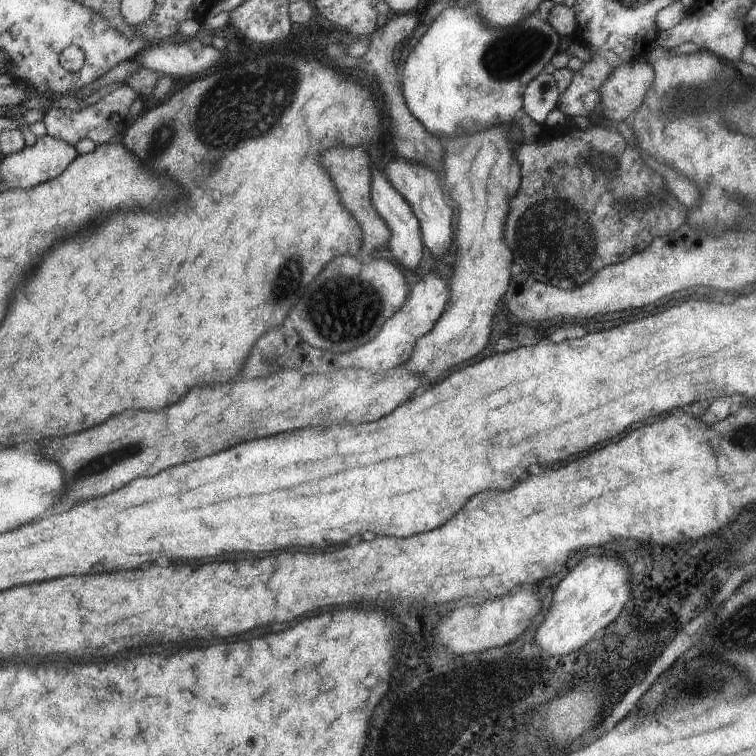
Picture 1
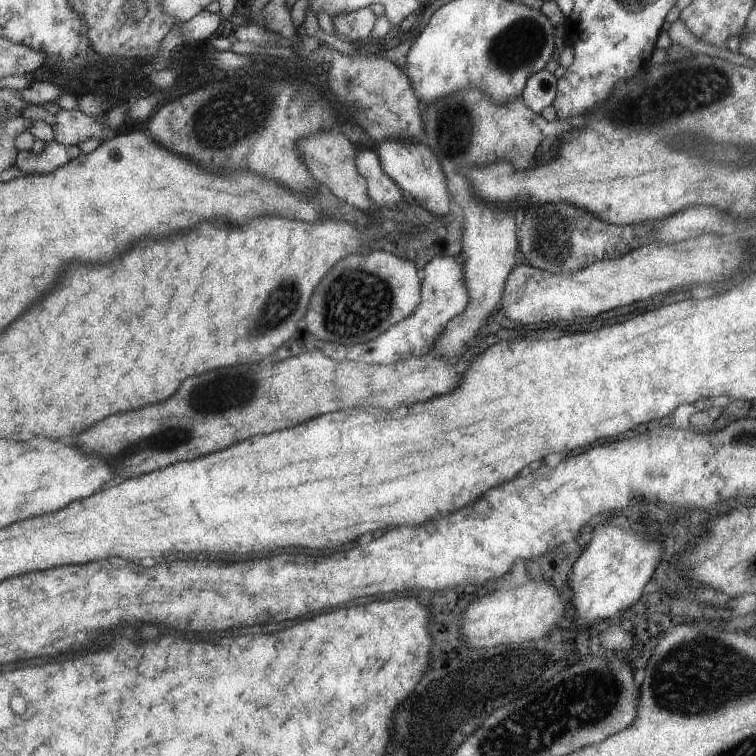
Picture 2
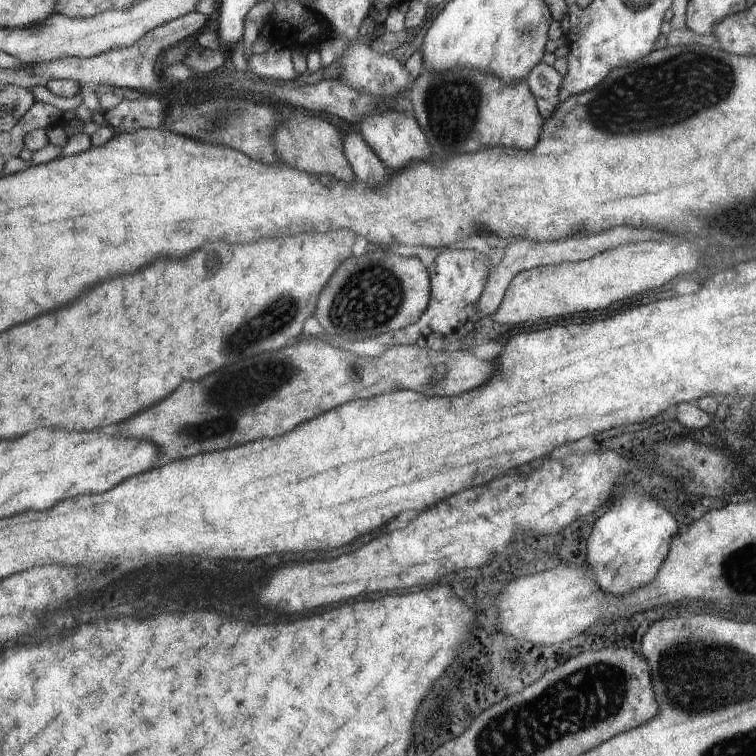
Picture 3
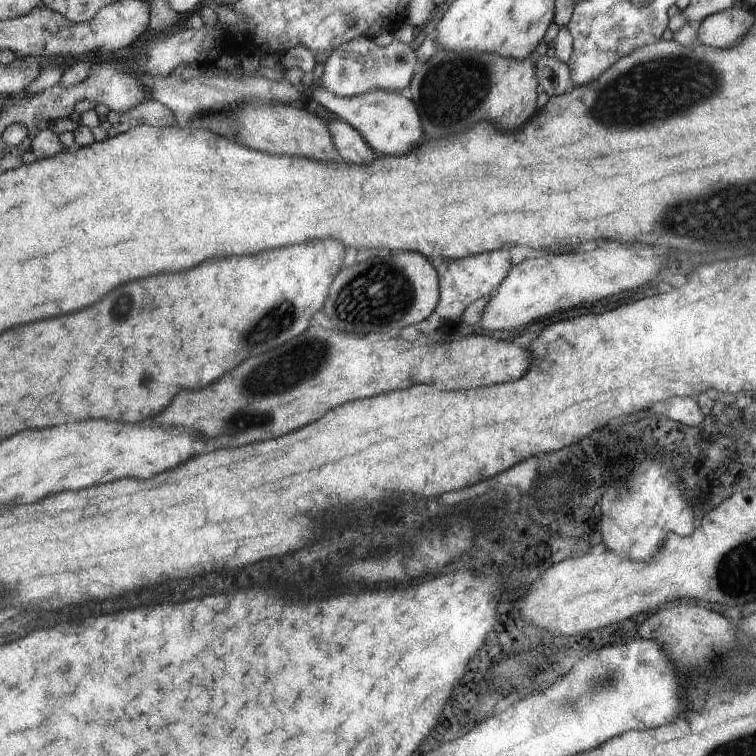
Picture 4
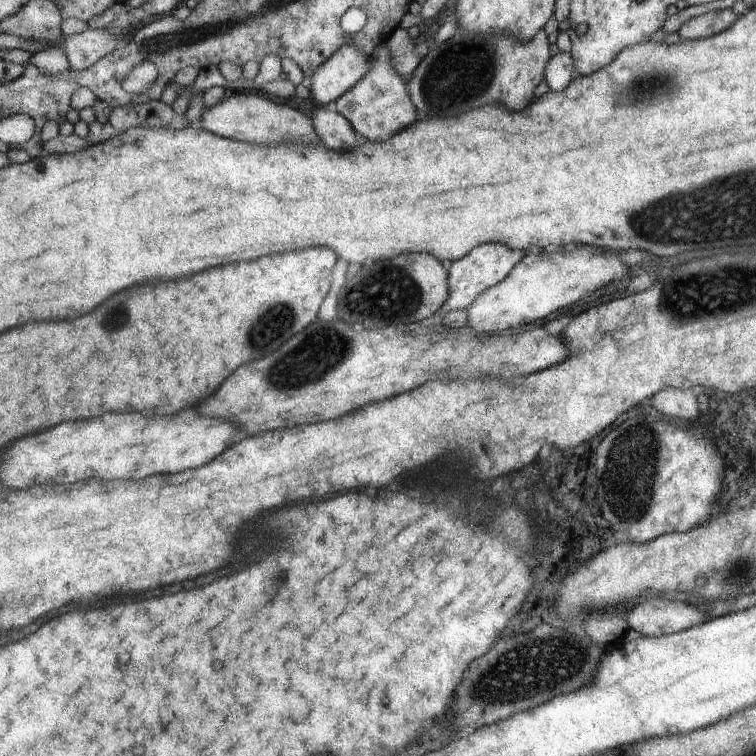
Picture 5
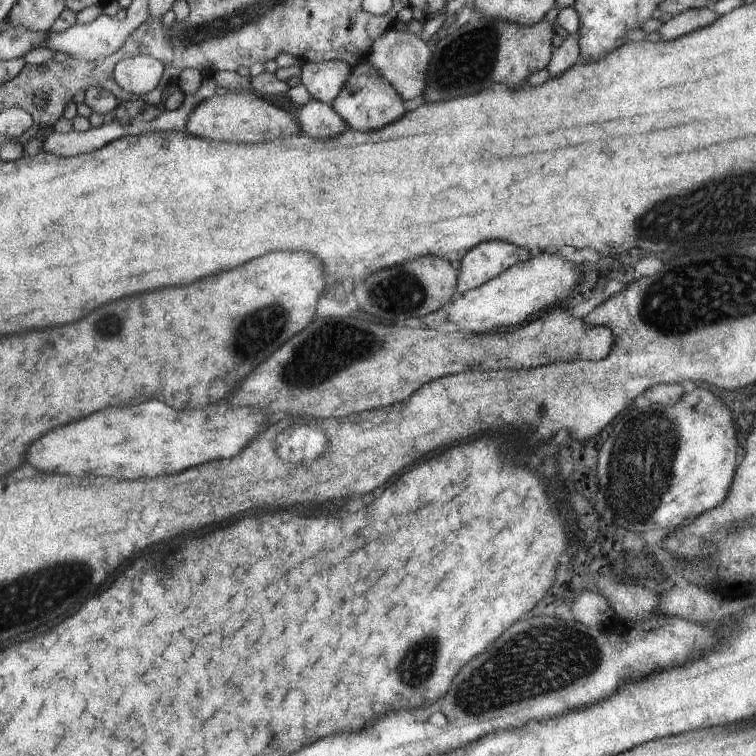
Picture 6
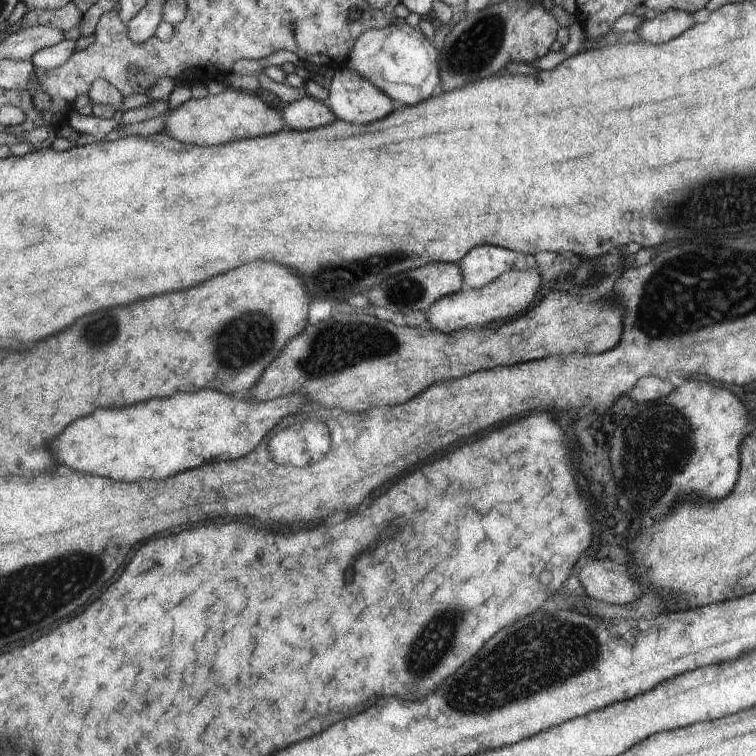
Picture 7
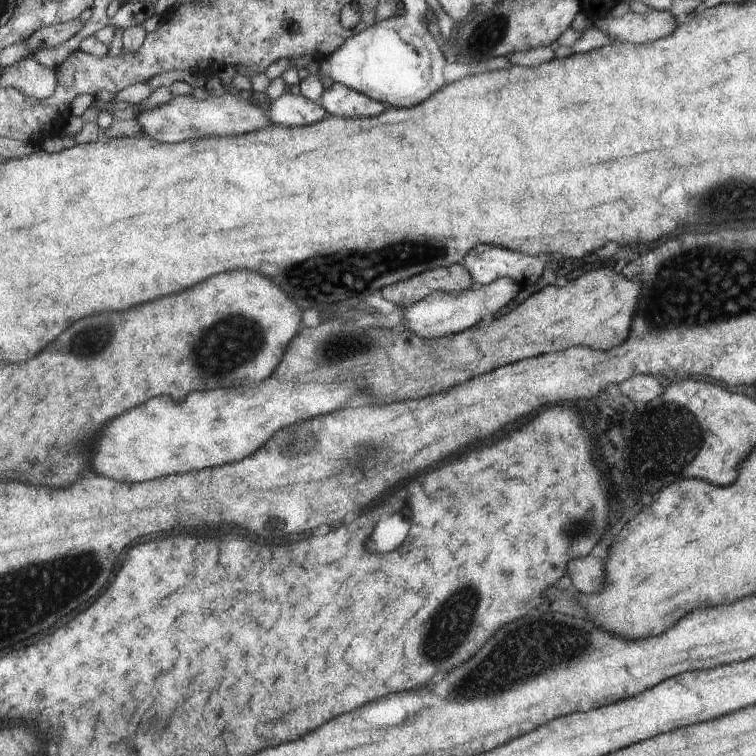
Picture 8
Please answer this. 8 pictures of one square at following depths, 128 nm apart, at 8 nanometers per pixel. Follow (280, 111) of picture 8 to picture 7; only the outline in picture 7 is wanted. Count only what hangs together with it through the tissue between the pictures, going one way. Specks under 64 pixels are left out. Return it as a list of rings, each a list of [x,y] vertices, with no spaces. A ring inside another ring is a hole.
[[[304,97],[287,104],[283,108],[283,122],[286,128],[293,130],[307,130],[307,128],[319,128],[327,126],[329,122],[335,122],[336,117],[325,104],[324,99]]]

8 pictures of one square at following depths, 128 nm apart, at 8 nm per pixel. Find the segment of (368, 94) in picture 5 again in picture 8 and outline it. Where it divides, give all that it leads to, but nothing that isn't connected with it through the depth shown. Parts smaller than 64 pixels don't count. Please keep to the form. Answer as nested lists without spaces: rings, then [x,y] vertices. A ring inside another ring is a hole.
[[[339,82],[322,91],[318,97],[318,103],[329,114],[337,116],[375,116],[383,110],[381,102],[369,100],[367,95],[359,94],[357,90],[351,90]]]

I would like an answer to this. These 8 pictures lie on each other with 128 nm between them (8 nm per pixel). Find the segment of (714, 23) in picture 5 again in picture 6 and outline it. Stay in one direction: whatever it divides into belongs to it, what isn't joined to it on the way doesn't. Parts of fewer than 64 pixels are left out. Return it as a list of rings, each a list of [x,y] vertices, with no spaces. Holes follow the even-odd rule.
[[[712,8],[687,9],[662,23],[657,28],[657,34],[661,40],[673,40],[673,38],[683,36],[688,32],[693,32],[693,30],[705,28],[705,26],[713,24],[717,18],[719,18],[719,14],[714,12]]]

